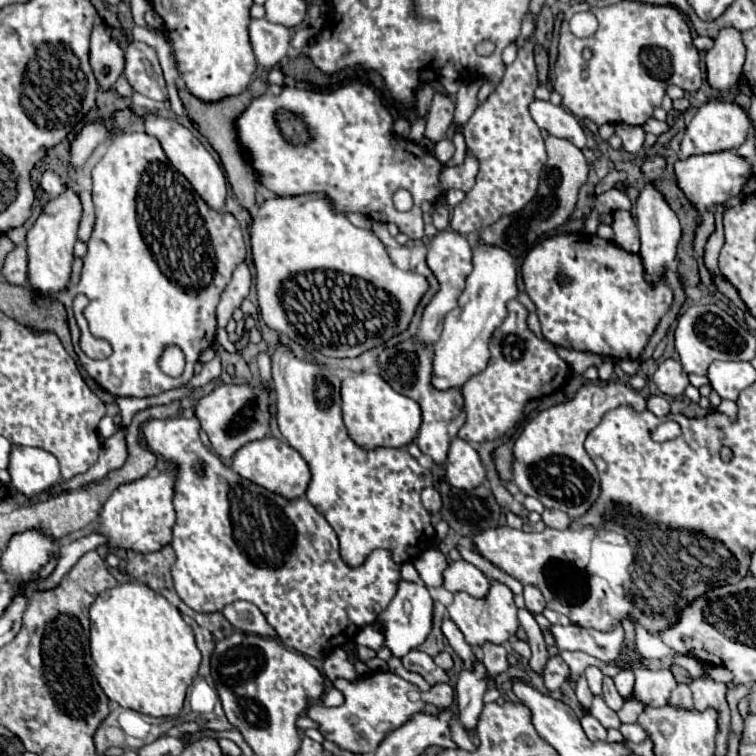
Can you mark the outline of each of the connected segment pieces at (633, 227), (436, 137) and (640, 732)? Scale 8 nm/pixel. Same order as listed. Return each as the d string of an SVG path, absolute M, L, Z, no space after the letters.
M613 212L613 230L615 244L627 252L637 254L637 224L633 222L633 216L629 212Z
M435 94L433 102L431 102L431 108L429 108L427 126L425 126L425 138L427 140L431 140L435 144L449 134L451 120L453 120L453 110L455 110L453 98L443 96L443 94Z
M621 724L619 730L629 742L643 742L647 738L647 732L639 724Z

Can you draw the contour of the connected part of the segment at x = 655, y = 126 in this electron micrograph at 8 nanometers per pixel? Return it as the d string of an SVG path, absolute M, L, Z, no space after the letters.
M651 118L651 120L647 120L647 122L643 124L643 130L659 136L659 134L663 134L663 132L667 132L667 130L669 130L669 124L667 124L667 122L659 122L659 120Z

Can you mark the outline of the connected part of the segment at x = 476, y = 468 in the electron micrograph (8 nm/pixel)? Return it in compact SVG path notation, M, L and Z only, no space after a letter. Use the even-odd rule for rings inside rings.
M455 438L451 442L445 470L449 484L461 490L473 490L485 480L485 468L475 446L461 438Z

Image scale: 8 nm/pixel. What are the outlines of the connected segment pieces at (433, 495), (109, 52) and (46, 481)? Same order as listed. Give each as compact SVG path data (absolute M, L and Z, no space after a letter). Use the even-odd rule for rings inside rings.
M425 488L421 492L421 502L429 512L439 512L441 510L441 496L435 488Z
M99 24L93 28L89 64L101 90L109 90L119 78L119 74L123 72L123 50L109 36L109 28L105 24ZM105 66L109 66L109 74L103 72Z
M13 446L9 474L13 486L27 498L33 498L61 482L57 458L47 450L29 446Z

